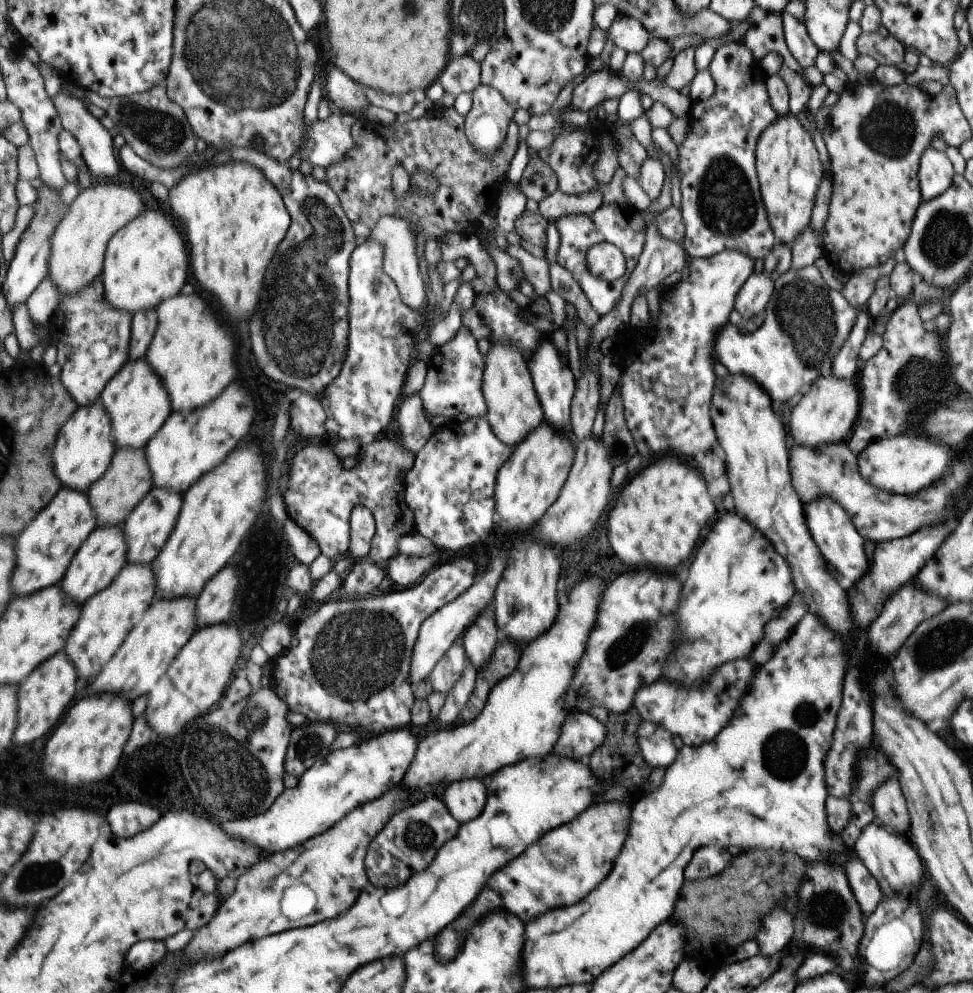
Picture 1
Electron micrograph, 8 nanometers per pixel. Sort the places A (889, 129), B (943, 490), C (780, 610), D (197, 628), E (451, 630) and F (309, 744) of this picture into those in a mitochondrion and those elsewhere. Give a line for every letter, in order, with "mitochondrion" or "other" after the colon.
A: mitochondrion
B: mitochondrion
C: other
D: other
E: other
F: mitochondrion

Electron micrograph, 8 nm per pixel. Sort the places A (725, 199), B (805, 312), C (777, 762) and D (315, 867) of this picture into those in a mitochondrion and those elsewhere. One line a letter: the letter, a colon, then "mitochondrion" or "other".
A: mitochondrion
B: mitochondrion
C: mitochondrion
D: other

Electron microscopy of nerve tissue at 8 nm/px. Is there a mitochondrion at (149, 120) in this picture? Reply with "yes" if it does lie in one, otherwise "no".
yes

